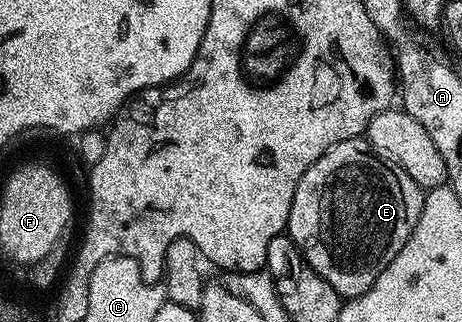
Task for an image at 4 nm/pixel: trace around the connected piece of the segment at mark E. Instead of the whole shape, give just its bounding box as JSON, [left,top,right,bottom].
[287,140,424,298]

